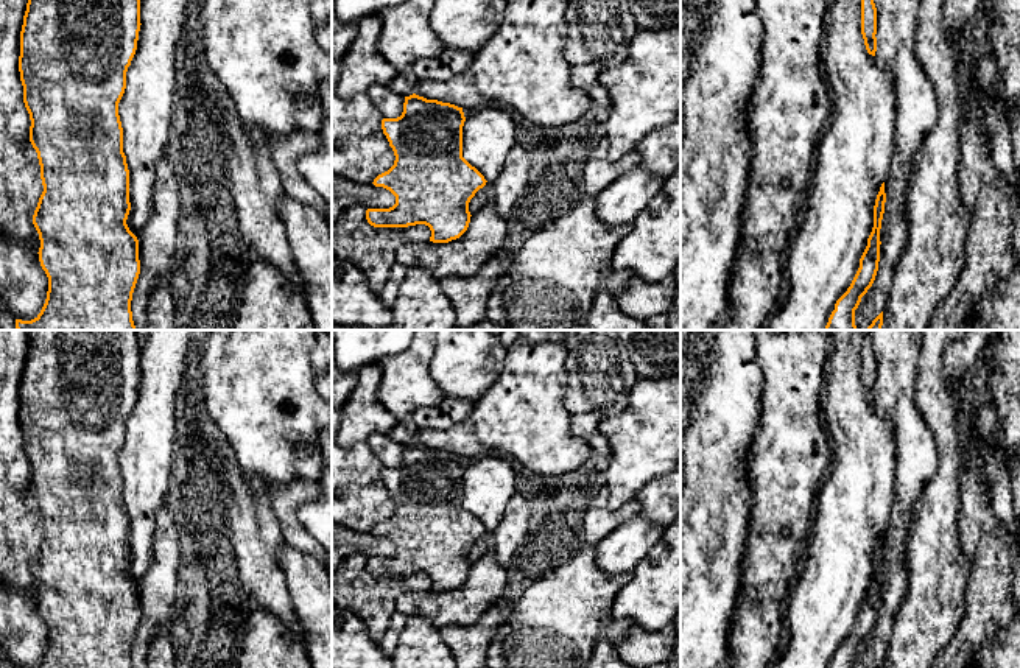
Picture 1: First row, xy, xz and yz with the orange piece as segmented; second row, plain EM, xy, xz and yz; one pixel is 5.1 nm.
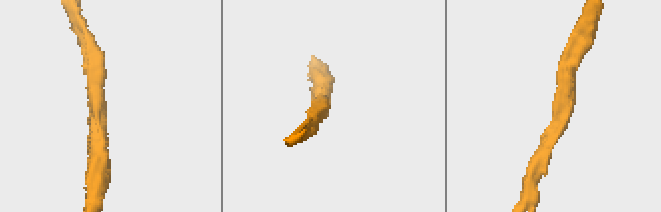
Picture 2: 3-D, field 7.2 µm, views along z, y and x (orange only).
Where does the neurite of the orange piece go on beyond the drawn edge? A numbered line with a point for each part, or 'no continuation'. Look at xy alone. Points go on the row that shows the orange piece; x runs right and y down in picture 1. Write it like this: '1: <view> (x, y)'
no continuation

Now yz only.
no continuation

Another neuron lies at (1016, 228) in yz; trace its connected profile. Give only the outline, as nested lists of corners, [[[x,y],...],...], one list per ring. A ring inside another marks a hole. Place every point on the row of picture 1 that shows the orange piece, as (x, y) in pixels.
[[[1020,202],[1015,212],[1015,221],[1012,224],[1012,252],[1014,265],[1020,263]]]

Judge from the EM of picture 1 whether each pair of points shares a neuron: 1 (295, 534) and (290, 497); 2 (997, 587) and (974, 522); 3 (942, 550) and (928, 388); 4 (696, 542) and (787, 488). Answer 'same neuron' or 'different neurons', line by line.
1: same neuron
2: same neuron
3: same neuron
4: different neurons

